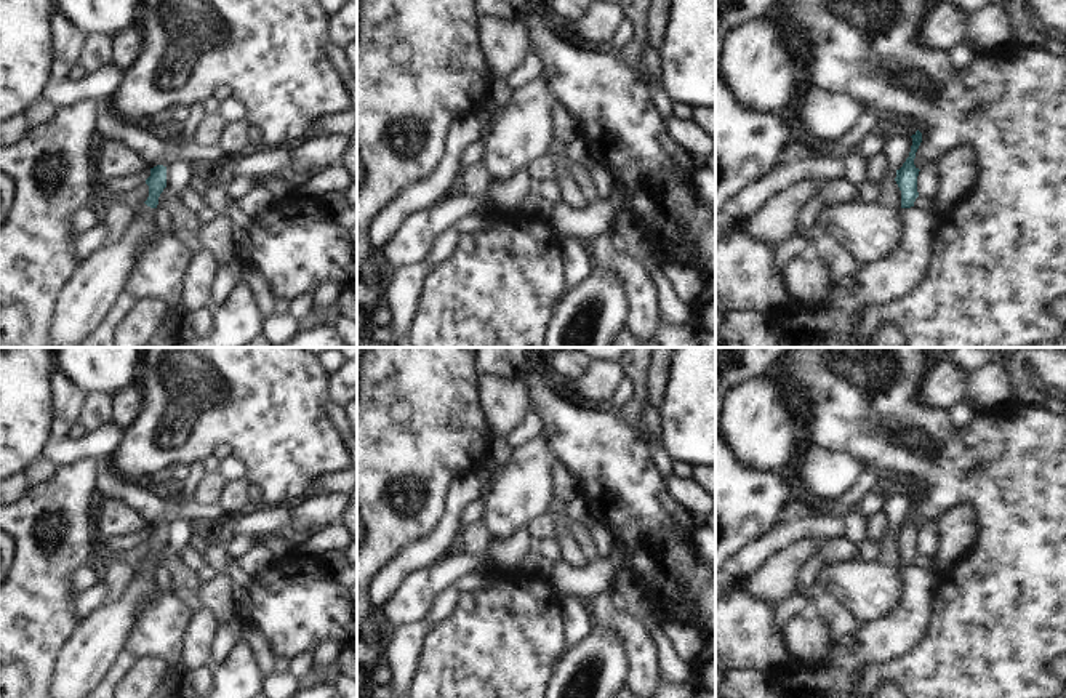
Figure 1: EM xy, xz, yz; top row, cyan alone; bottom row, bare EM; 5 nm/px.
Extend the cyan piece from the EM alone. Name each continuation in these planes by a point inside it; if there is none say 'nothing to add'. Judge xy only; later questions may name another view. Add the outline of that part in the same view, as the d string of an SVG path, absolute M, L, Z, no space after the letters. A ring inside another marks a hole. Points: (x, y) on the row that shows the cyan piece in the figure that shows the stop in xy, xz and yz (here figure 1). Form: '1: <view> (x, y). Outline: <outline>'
1: xy (93, 287). Outline: M136 207L122 237L75 267L54 307L54 347L77 347L102 323L157 229L152 211Z

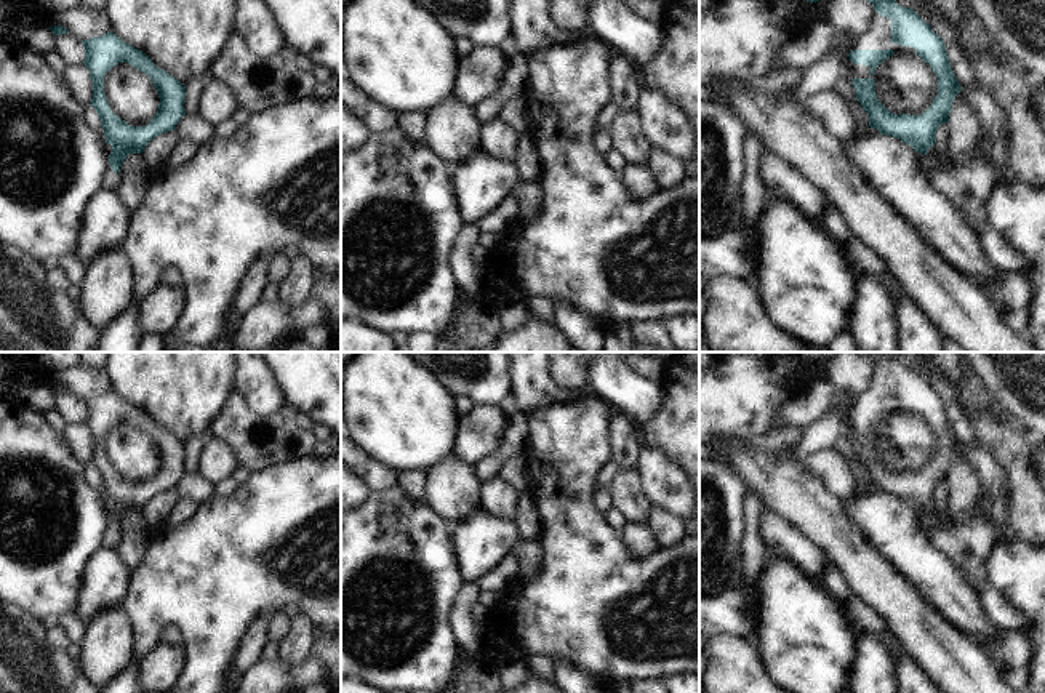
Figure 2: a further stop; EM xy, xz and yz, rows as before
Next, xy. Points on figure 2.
1: xy (111, 178). Outline: M109 165L109 168L106 170L104 176L102 176L102 184L101 187L102 189L107 189L107 190L115 190L118 186L118 173L115 173L112 170L112 166Z

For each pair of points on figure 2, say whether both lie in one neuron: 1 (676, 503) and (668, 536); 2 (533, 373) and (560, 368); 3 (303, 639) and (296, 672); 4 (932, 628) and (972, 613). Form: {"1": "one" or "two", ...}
{"1": "two", "2": "two", "3": "two", "4": "two"}

